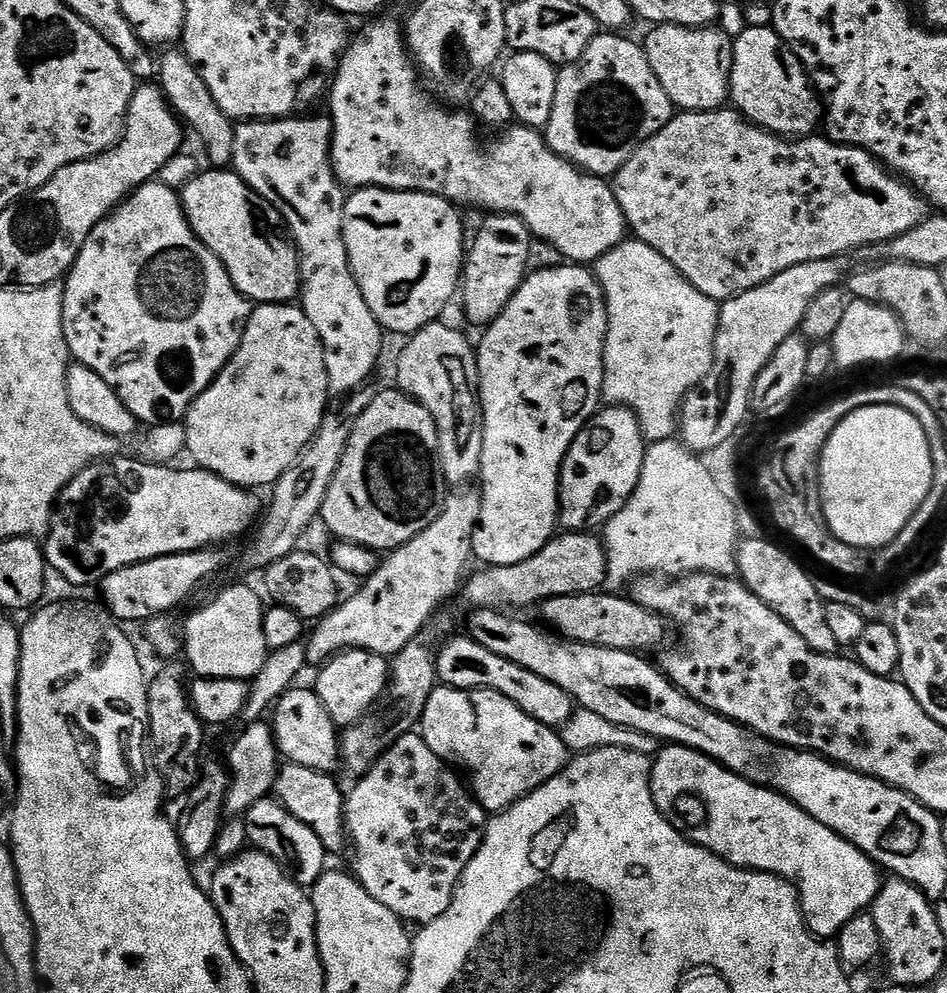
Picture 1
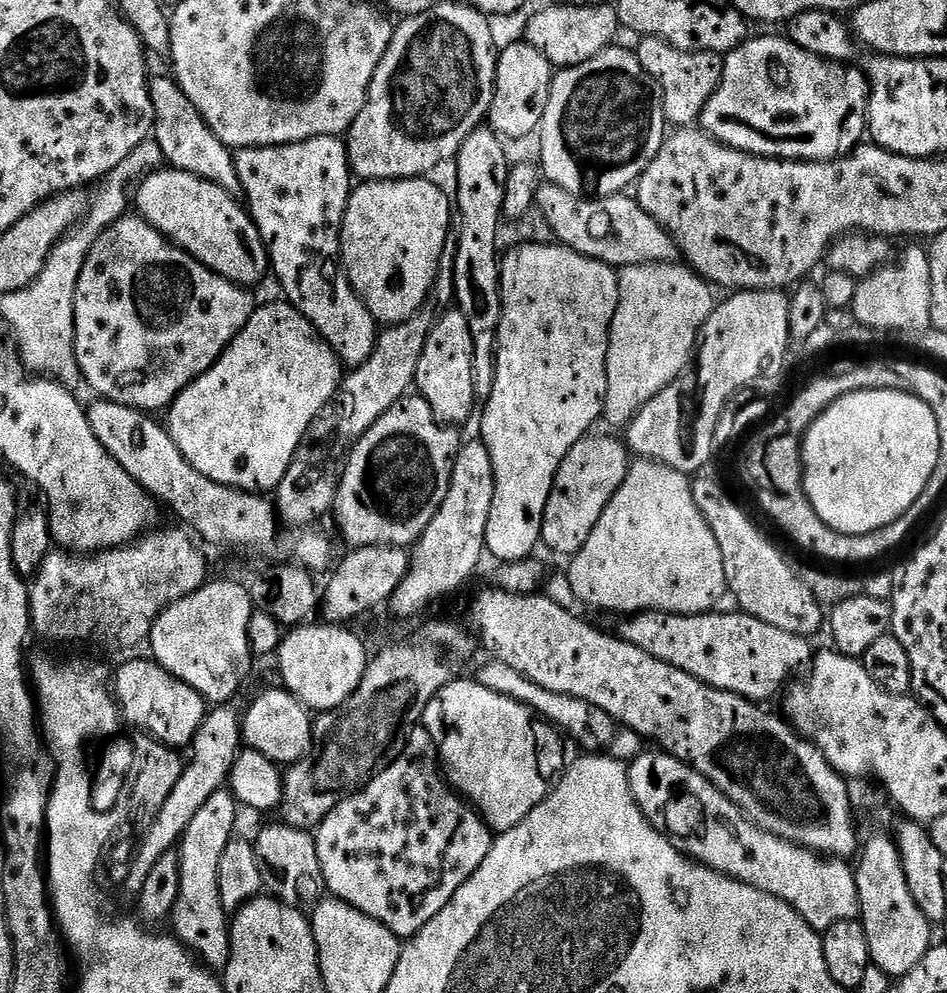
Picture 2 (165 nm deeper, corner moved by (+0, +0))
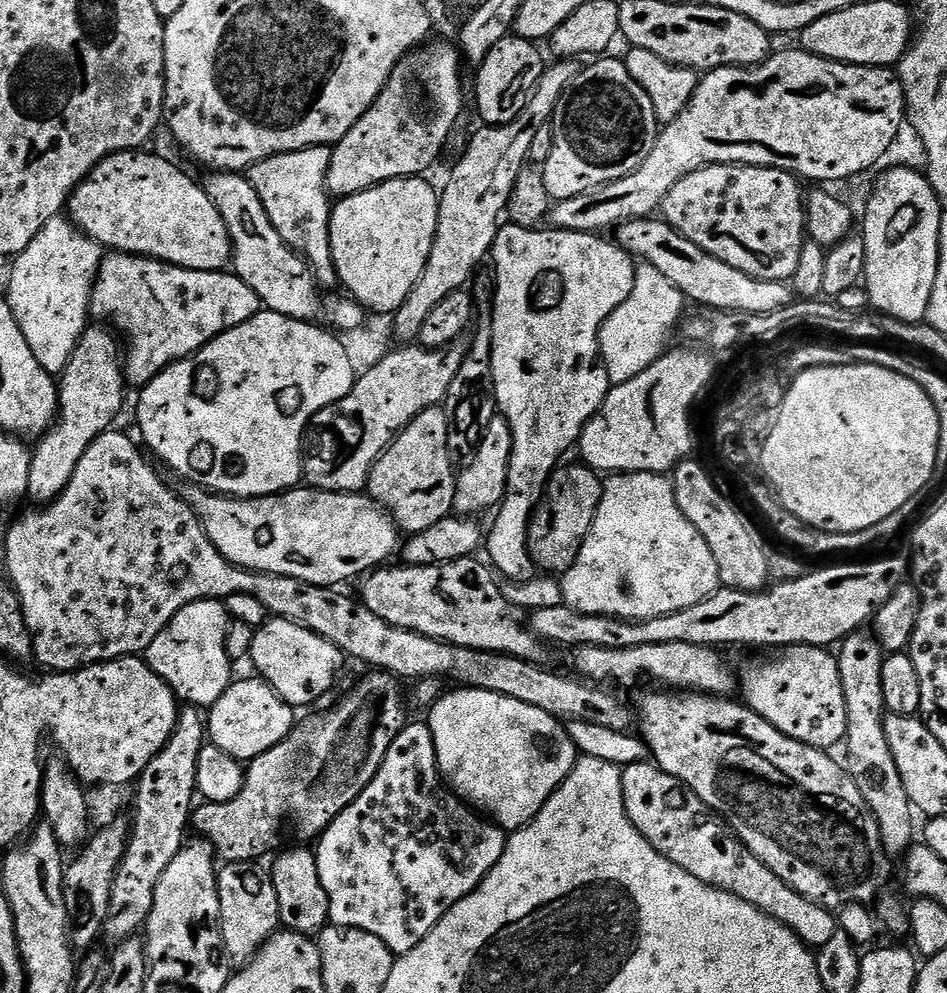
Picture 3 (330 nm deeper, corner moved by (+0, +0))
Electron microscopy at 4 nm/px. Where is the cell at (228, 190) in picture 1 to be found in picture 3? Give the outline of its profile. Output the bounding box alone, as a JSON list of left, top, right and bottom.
[66,150,232,272]

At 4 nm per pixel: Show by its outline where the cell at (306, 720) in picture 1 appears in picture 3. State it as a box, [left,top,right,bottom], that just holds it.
[206,679,298,762]

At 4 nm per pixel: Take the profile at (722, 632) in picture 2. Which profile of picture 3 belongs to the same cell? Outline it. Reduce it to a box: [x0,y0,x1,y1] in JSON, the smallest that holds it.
[738,644,848,750]

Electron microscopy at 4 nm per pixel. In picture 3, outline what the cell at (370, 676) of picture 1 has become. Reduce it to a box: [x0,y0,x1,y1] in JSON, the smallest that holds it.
[250,618,346,710]

